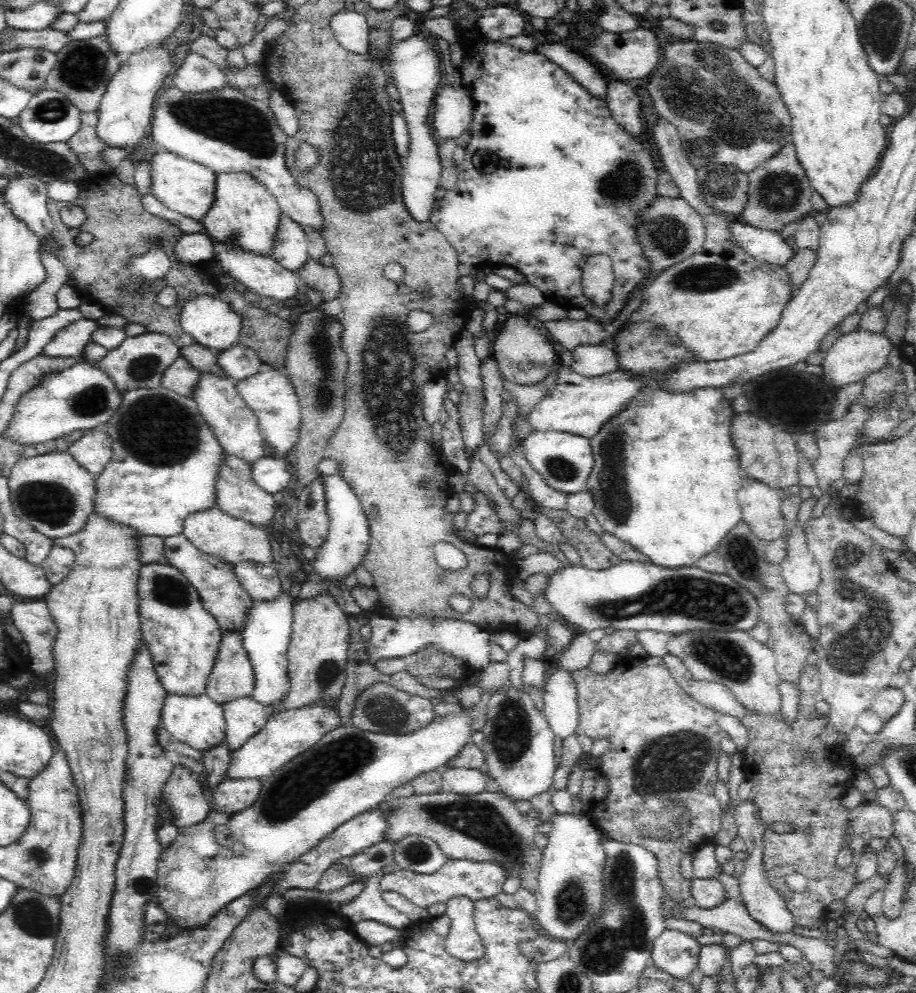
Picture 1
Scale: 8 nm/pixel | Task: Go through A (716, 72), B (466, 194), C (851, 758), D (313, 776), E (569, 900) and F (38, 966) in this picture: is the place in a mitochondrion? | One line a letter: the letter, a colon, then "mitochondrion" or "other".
A: mitochondrion
B: other
C: other
D: mitochondrion
E: mitochondrion
F: other

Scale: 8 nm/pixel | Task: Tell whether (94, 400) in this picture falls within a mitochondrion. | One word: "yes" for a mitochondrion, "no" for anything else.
yes

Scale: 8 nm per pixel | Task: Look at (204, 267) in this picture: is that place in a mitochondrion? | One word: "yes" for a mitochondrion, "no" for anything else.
no

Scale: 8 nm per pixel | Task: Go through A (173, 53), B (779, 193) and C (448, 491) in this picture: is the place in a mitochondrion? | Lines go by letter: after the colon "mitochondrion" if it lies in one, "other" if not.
A: other
B: mitochondrion
C: other

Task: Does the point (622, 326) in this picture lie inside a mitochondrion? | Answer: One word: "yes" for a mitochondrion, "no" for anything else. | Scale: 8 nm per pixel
no

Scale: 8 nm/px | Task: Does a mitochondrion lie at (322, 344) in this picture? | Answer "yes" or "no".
yes

